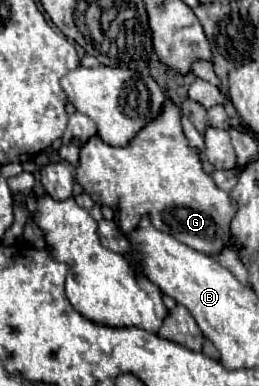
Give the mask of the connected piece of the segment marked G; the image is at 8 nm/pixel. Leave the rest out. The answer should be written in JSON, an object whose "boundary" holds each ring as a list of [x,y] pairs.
{"boundary":[[[172,100],[166,102],[162,114],[142,128],[126,148],[114,148],[98,136],[90,138],[82,148],[76,178],[96,204],[120,210],[120,230],[126,234],[148,214],[158,230],[172,234],[202,254],[218,256],[224,248],[236,248],[230,222],[238,206],[204,172],[202,154],[188,144],[180,126],[180,112]]]}

